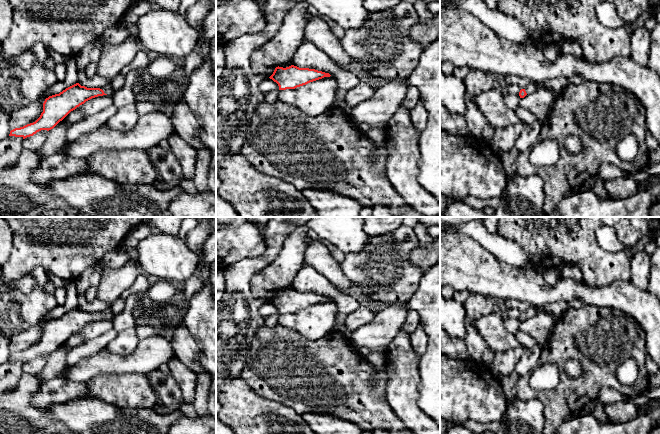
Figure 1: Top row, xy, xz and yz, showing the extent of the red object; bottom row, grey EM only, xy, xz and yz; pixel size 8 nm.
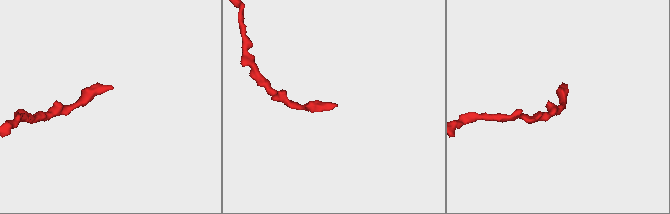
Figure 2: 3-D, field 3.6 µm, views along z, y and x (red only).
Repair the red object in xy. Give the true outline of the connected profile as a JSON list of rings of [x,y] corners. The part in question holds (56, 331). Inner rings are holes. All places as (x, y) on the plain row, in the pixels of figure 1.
[[[76,307],[59,318],[49,320],[43,327],[43,336],[33,347],[10,355],[9,360],[22,361],[33,360],[41,354],[51,354],[62,345],[71,335],[75,334],[86,325],[103,319],[114,318],[110,307],[103,312],[87,312]]]

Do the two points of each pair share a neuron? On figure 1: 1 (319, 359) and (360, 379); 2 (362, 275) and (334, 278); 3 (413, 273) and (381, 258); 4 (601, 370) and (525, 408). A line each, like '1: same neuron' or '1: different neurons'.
1: same neuron
2: different neurons
3: same neuron
4: different neurons

